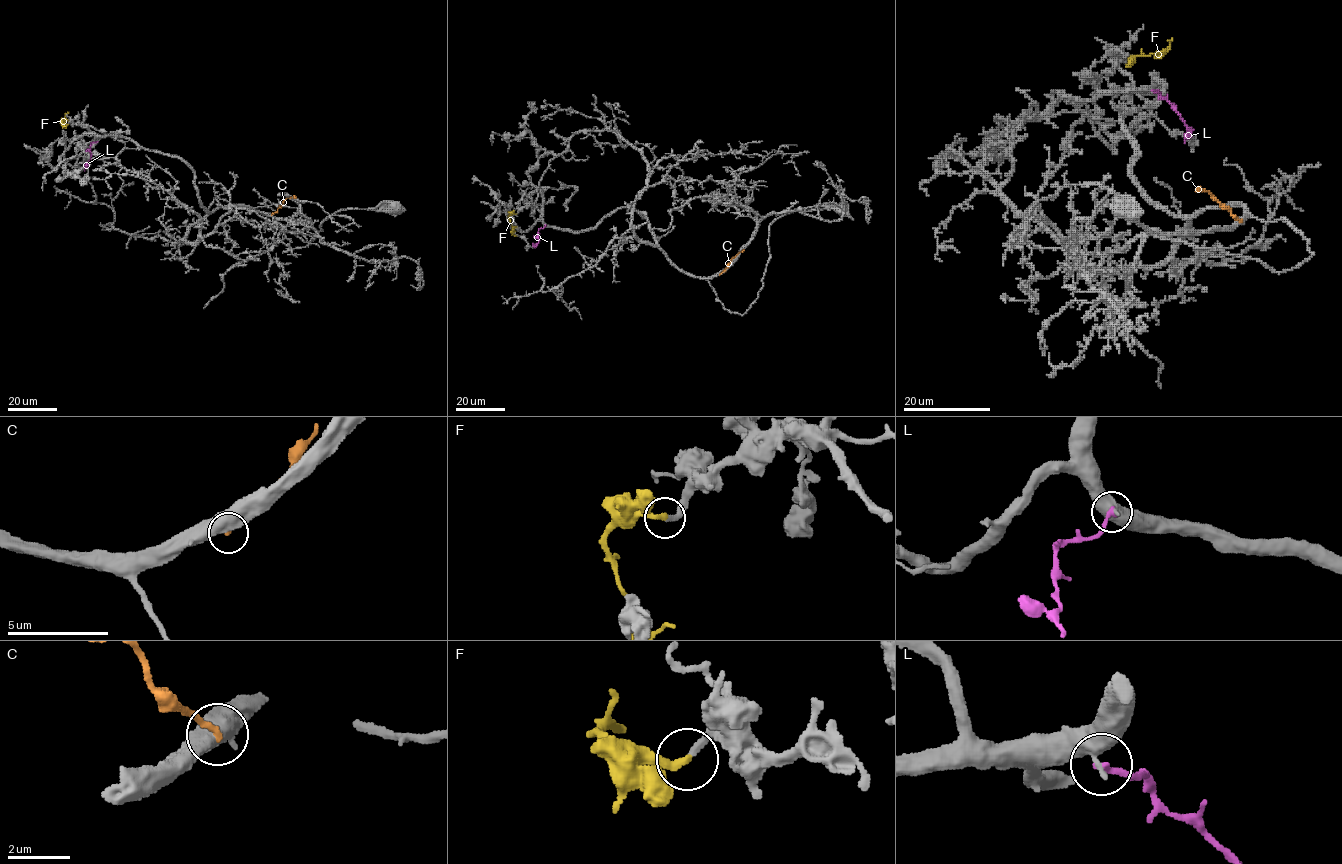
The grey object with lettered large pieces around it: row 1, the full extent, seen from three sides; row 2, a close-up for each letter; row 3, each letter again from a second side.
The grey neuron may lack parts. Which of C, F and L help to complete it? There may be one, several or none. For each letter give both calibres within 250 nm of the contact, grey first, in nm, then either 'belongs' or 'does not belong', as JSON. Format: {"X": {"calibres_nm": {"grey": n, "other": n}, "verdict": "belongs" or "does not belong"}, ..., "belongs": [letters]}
{"C": {"calibres_nm": {"grey": 550, "other": 190}, "verdict": "does not belong"}, "F": {"calibres_nm": {"grey": 240, "other": 280}, "verdict": "belongs"}, "L": {"calibres_nm": {"grey": 500, "other": 220}, "verdict": "does not belong"}, "belongs": ["F"]}

